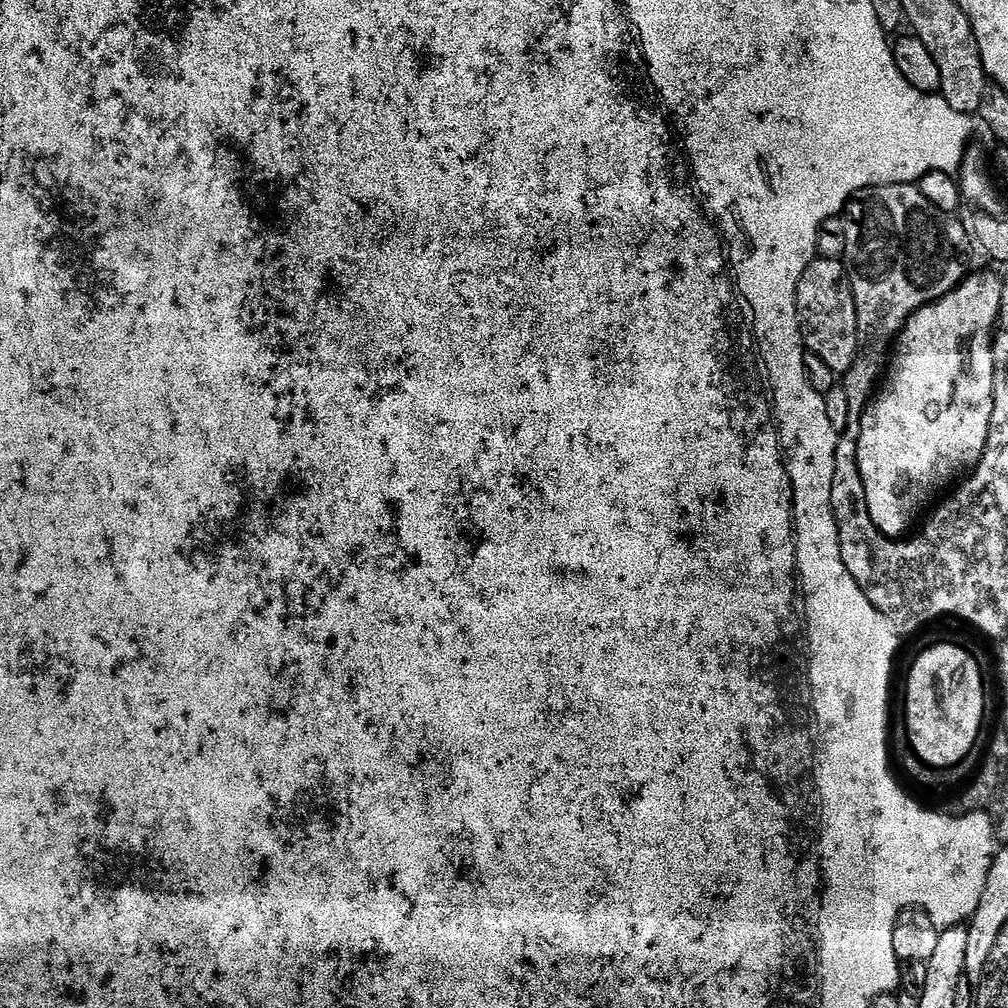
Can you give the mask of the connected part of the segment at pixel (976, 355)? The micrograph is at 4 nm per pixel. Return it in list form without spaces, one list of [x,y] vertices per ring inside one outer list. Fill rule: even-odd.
[[[992,272],[965,275],[953,292],[919,308],[904,323],[895,341],[886,375],[864,409],[856,439],[856,461],[872,527],[885,538],[903,537],[900,535],[916,519],[921,519],[920,511],[937,499],[935,496],[955,478],[956,472],[967,473],[982,458],[990,430],[990,414],[994,410],[992,327],[997,327],[1000,319],[1004,287]]]

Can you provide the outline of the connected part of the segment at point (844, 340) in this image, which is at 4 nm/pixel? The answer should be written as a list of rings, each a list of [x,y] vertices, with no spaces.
[[[817,258],[802,274],[796,291],[796,317],[800,323],[800,339],[809,353],[817,355],[835,374],[850,370],[856,357],[858,336],[856,334],[856,307],[854,294],[848,281],[848,272],[840,260]]]

